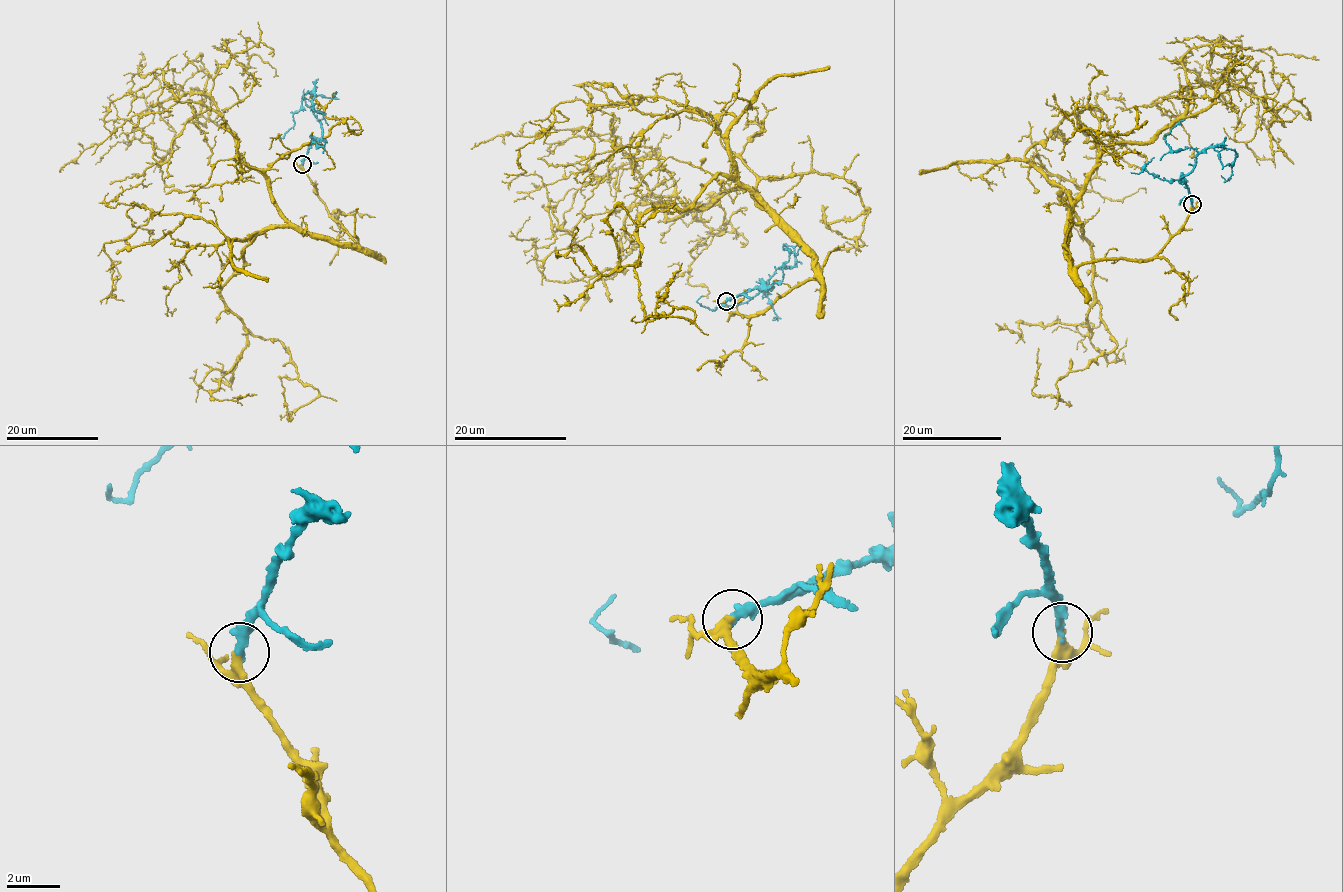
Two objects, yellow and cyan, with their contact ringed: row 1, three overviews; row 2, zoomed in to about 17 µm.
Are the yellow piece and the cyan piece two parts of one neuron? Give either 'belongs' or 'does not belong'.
belongs

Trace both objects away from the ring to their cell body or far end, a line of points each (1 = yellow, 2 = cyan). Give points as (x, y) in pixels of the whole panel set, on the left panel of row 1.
1: (302, 164), (357, 249), (295, 227), (209, 96), (185, 94), (205, 69), (127, 133)
2: (302, 164), (309, 145), (320, 137), (311, 92), (293, 113), (293, 126), (281, 138), (280, 134)

